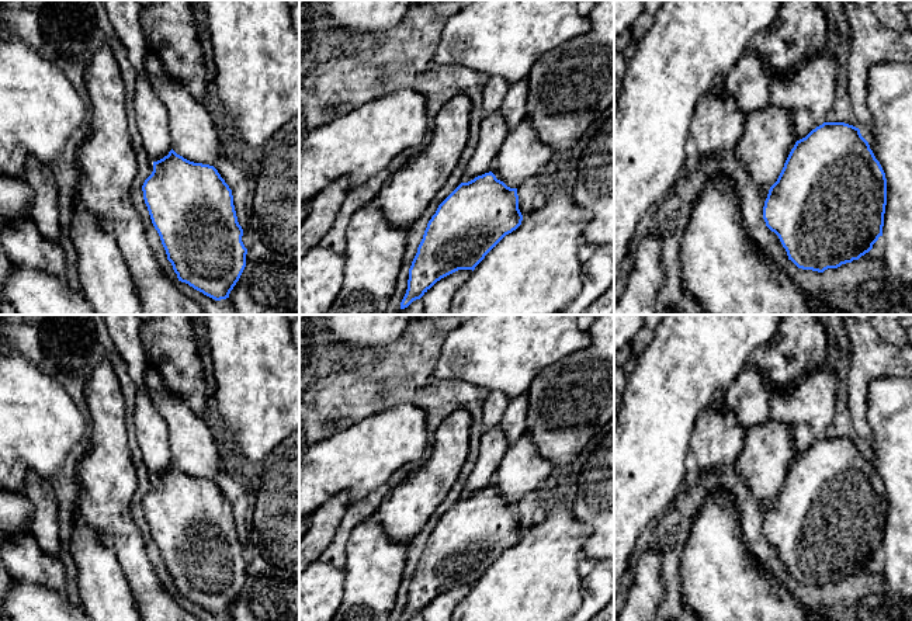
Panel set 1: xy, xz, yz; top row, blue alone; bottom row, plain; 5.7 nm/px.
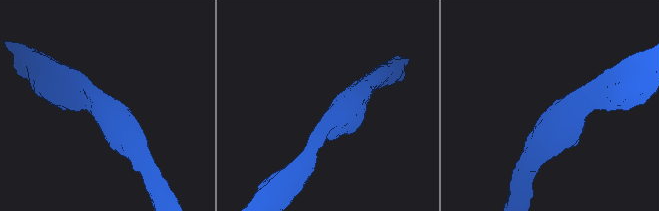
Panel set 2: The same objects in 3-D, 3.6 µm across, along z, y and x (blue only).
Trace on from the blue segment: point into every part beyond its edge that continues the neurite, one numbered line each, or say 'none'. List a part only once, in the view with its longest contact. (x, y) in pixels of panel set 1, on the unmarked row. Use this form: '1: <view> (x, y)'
1: yz (767, 454)

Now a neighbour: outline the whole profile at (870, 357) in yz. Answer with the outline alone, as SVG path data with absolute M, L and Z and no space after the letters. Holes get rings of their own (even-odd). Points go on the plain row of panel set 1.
M842 315L849 344L847 409L859 436L861 451L873 450L873 434L867 423L868 385L877 378L912 377L912 347L895 347L884 341L874 327L850 315Z

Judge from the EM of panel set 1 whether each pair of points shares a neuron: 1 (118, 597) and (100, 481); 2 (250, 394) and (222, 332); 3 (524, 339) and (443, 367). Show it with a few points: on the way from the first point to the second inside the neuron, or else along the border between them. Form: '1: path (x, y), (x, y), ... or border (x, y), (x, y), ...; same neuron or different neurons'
1: border (89, 524), (99, 538), (114, 551), (127, 578); different neurons
2: path (250, 378), (250, 360), (238, 347); same neuron
3: path (505, 342), (500, 346), (463, 356); same neuron

